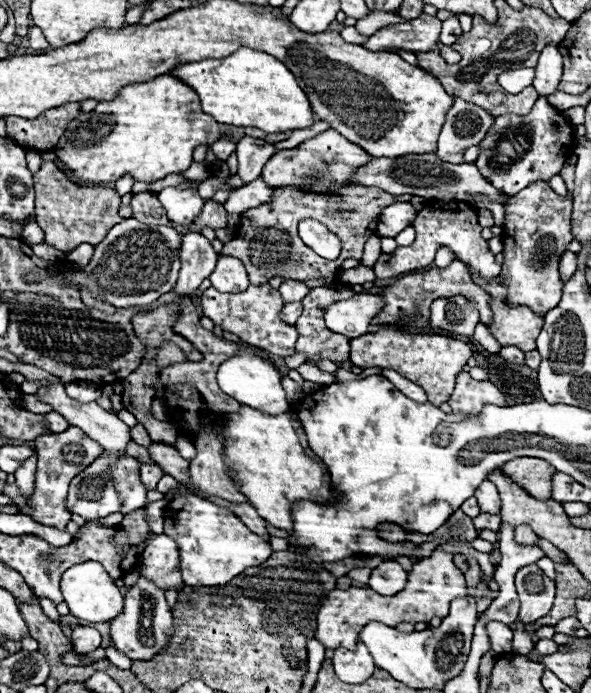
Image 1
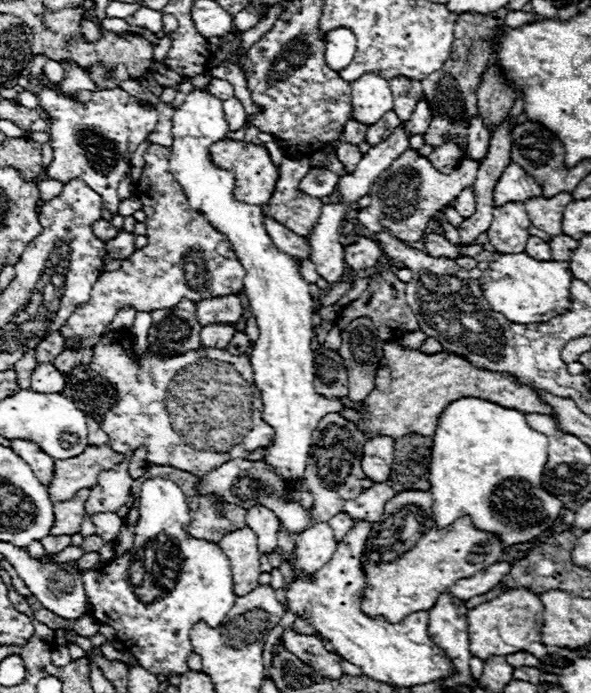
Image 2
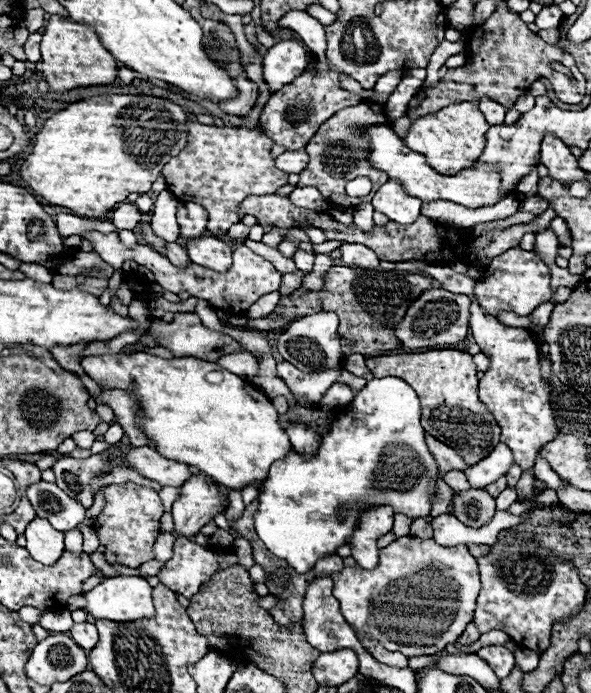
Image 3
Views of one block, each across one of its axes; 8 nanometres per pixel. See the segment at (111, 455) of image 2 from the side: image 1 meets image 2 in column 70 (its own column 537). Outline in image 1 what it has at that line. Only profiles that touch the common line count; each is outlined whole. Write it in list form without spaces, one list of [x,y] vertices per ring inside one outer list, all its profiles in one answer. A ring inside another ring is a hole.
[[[514,458],[502,466],[502,472],[518,482],[530,496],[538,500],[550,500],[550,480],[556,472],[552,464],[540,458]]]

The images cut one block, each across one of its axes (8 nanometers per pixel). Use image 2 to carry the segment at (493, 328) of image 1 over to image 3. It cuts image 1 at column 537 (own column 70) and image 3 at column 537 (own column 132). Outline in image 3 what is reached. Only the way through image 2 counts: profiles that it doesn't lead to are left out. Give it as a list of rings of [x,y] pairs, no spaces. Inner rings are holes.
[[[510,248],[490,262],[488,270],[484,272],[484,278],[476,284],[474,294],[476,294],[482,310],[490,312],[492,316],[498,316],[498,312],[502,312],[502,310],[516,312],[520,316],[528,316],[540,304],[544,304],[552,298],[550,268],[540,260],[540,256],[536,252],[526,252],[522,248]]]

